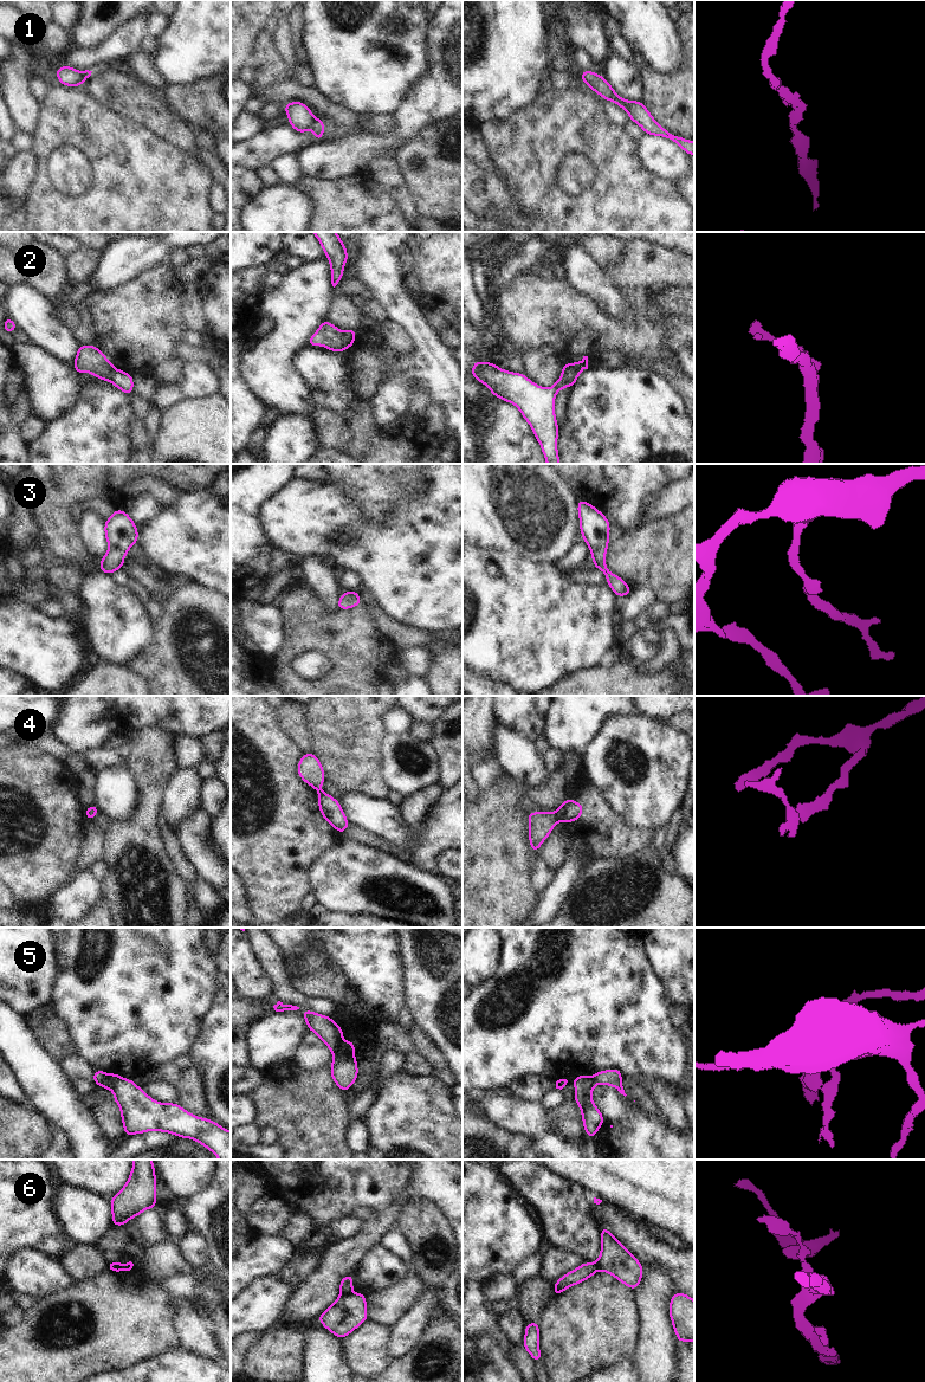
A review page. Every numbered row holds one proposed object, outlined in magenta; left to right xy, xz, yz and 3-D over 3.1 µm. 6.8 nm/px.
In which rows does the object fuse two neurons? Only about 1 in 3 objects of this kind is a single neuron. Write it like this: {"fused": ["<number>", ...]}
{"fused": ["1", "2", "4", "5", "6"]}

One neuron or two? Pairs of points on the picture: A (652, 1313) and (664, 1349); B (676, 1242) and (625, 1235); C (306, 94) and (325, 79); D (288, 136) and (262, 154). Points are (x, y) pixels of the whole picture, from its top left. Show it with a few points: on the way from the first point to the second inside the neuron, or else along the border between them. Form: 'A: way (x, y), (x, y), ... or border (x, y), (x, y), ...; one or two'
A: way (654, 1322), (657, 1341); one
B: border (638, 1224), (641, 1224), (655, 1238), (681, 1250); two
C: border (315, 86), (319, 92); two
D: way (282, 140), (273, 142), (267, 148); one

